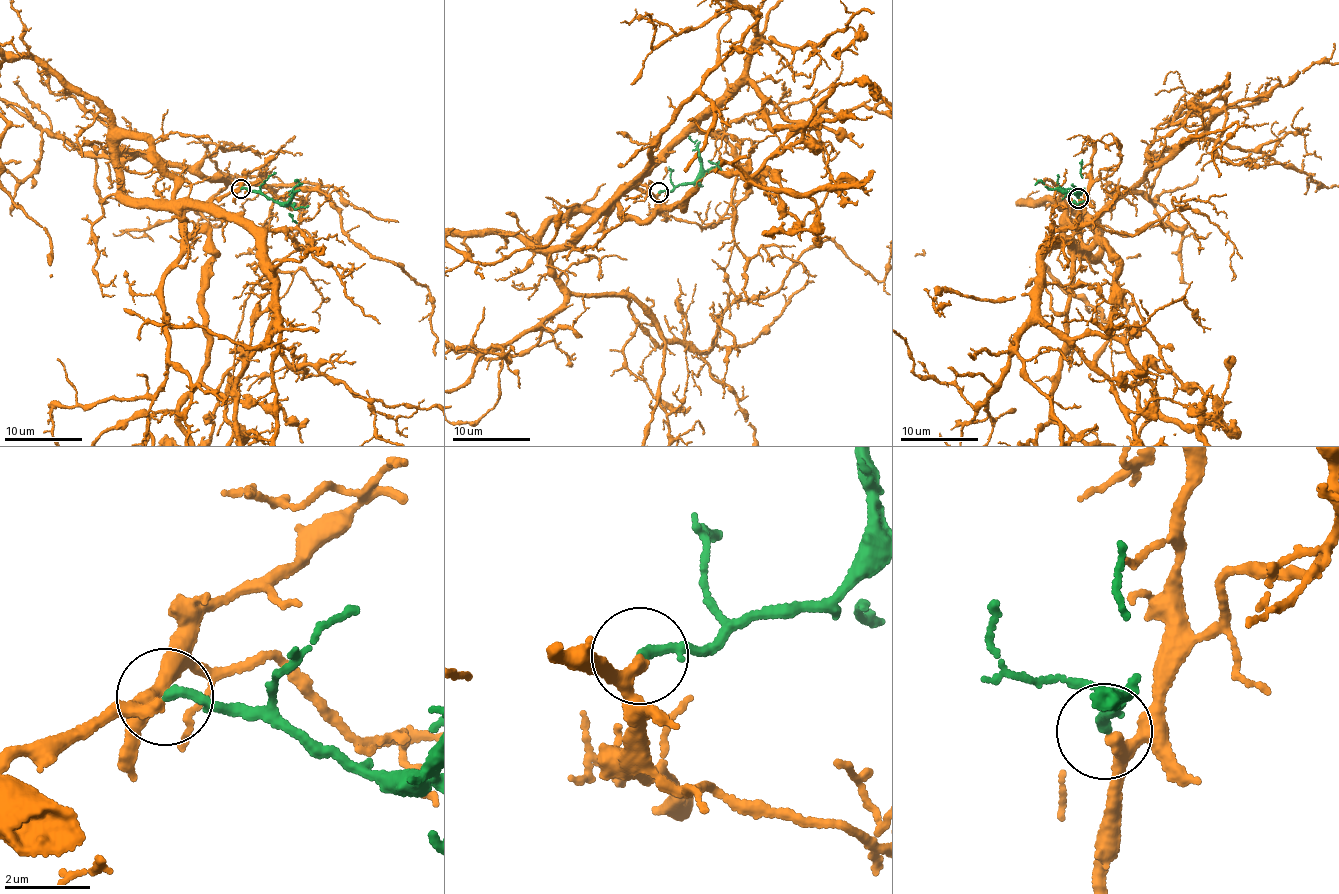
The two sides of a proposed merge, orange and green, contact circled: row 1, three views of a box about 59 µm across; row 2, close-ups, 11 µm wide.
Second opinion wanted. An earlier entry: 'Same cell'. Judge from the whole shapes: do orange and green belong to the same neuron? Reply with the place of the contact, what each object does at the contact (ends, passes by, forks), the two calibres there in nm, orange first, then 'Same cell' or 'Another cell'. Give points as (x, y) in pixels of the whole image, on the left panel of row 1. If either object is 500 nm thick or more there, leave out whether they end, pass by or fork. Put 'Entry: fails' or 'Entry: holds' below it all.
Place: (241, 188). At the ring orange passes by. At the ring green ends. Thickness 220 nm (orange) against 240 nm. Same cell
Entry: holds

